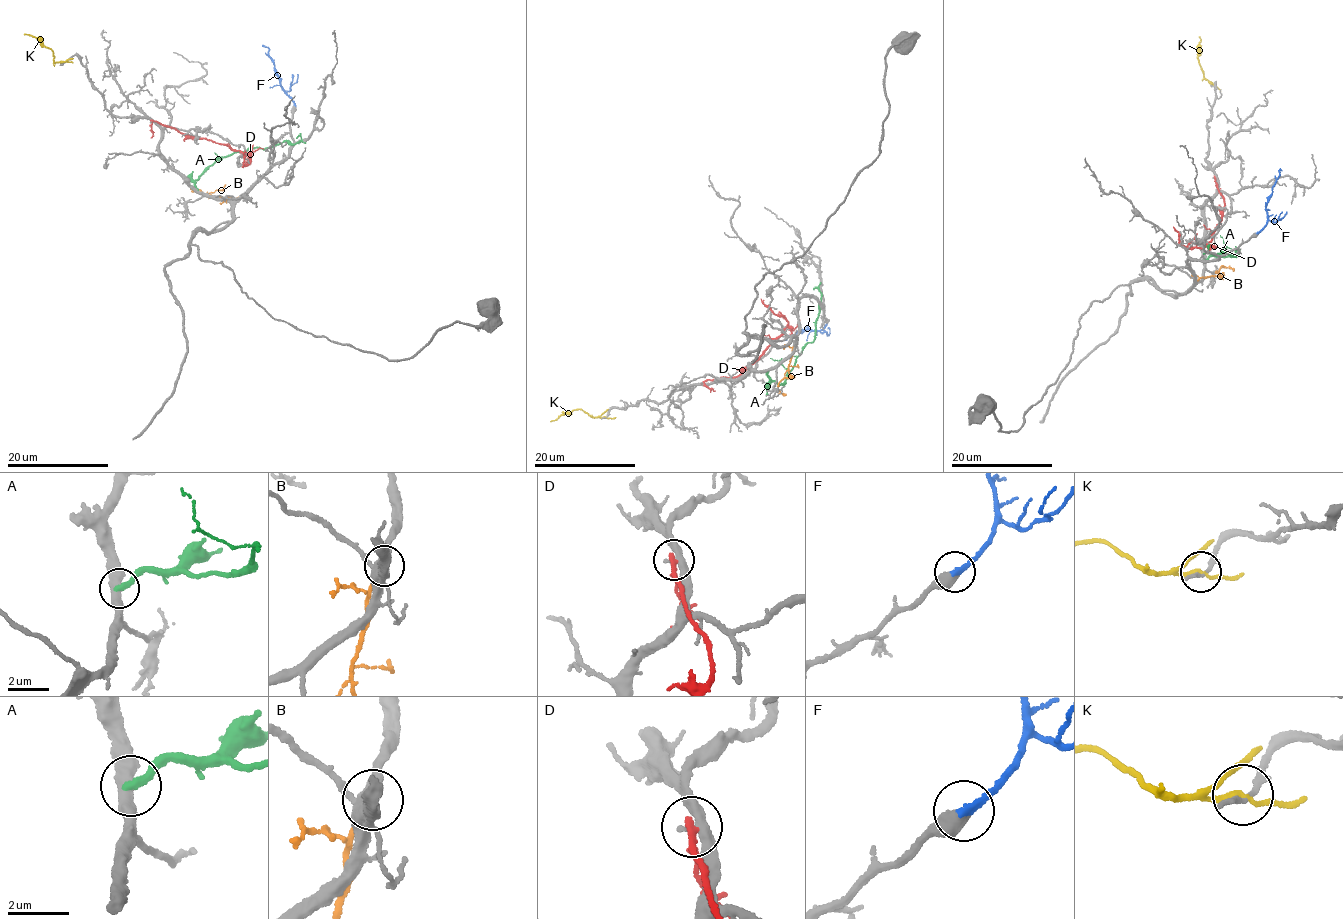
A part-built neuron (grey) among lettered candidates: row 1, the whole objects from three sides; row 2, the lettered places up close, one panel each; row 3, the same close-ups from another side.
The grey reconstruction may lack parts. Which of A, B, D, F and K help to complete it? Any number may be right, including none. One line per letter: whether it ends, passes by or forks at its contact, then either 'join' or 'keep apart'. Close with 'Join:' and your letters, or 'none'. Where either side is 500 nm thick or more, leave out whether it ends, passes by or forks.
A: it ends there; keep apart
B: it ends there; keep apart
D: it passes by; keep apart
F: join
K: it passes by; keep apart
Join: F

